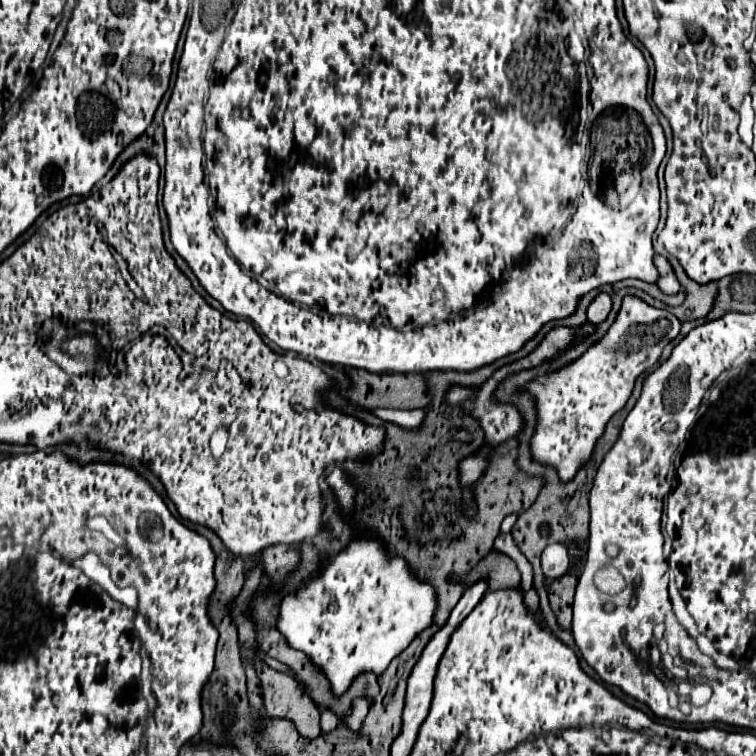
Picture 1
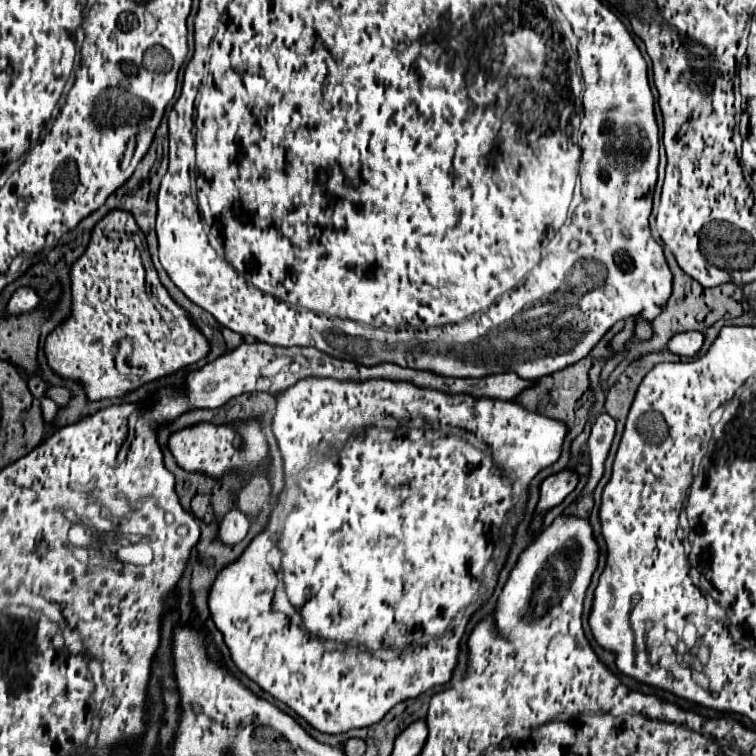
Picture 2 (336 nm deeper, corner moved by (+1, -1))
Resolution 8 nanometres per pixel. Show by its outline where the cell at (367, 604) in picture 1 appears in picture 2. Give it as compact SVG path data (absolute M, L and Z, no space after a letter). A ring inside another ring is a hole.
M310 377L286 389L284 395L278 395L272 431L284 457L284 491L269 516L266 531L248 545L238 561L224 567L224 573L218 573L208 597L212 619L216 619L216 627L224 635L238 669L258 683L262 691L294 709L314 729L322 733L344 733L374 725L396 703L450 681L458 657L458 643L468 623L468 607L472 615L488 597L488 593L474 595L478 593L480 573L494 551L490 527L504 523L506 513L512 509L512 487L516 483L526 487L538 471L560 457L566 425L538 413L528 413L514 401L448 395L418 389L404 381L354 383ZM386 417L402 423L422 417L426 425L398 431L396 435L374 429L376 421ZM444 427L458 427L464 433L458 437L446 435ZM328 431L350 433L350 441L336 457L324 455L322 449L318 449L318 443ZM470 437L476 437L488 447L496 469L484 455L484 449L480 449L478 443L474 445ZM278 533L280 549L284 551L282 569L286 595L292 605L374 605L372 625L348 625L348 639L344 639L344 627L340 629L340 625L336 625L334 629L336 641L346 641L354 647L366 645L362 663L344 665L346 671L328 671L330 655L326 649L320 649L320 641L324 643L326 639L320 631L314 635L312 631L290 625L288 617L284 617L284 621L272 617L272 591L278 581L272 565L266 563L266 555L272 547L278 547ZM424 635L432 637L426 645L422 645L420 639ZM370 649L396 649L398 655L382 661L382 657L376 657Z

